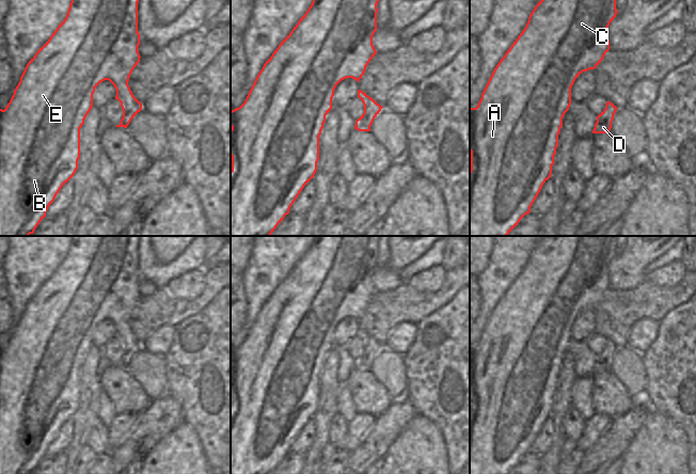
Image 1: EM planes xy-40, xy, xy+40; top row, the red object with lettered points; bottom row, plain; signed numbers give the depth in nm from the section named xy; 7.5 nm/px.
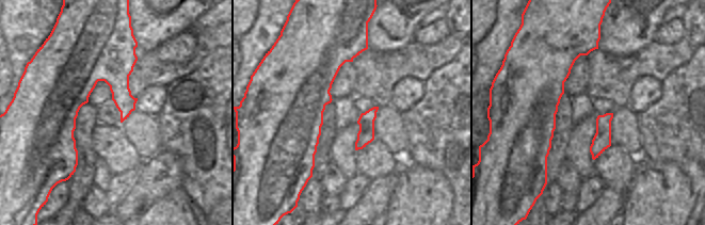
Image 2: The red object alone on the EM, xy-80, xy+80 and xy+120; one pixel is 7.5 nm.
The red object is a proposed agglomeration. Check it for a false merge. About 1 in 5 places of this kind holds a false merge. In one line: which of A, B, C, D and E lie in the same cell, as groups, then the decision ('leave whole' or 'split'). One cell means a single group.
A B C D E | leave whole

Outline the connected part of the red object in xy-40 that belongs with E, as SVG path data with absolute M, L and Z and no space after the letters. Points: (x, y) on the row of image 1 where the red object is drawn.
M72 0L65 19L29 61L10 102L4 110L0 109L0 236L29 236L33 234L39 222L46 217L48 207L61 188L76 173L80 158L80 128L93 107L93 94L100 82L109 80L116 90L115 99L121 102L123 117L121 124L115 127L127 128L131 120L142 110L142 104L133 96L128 85L129 77L141 58L138 51L140 45L138 2L139 0Z

